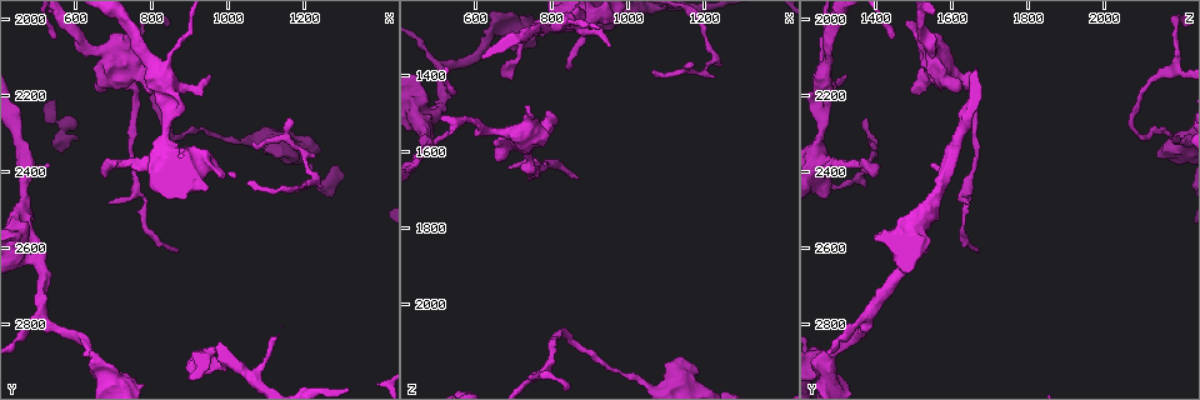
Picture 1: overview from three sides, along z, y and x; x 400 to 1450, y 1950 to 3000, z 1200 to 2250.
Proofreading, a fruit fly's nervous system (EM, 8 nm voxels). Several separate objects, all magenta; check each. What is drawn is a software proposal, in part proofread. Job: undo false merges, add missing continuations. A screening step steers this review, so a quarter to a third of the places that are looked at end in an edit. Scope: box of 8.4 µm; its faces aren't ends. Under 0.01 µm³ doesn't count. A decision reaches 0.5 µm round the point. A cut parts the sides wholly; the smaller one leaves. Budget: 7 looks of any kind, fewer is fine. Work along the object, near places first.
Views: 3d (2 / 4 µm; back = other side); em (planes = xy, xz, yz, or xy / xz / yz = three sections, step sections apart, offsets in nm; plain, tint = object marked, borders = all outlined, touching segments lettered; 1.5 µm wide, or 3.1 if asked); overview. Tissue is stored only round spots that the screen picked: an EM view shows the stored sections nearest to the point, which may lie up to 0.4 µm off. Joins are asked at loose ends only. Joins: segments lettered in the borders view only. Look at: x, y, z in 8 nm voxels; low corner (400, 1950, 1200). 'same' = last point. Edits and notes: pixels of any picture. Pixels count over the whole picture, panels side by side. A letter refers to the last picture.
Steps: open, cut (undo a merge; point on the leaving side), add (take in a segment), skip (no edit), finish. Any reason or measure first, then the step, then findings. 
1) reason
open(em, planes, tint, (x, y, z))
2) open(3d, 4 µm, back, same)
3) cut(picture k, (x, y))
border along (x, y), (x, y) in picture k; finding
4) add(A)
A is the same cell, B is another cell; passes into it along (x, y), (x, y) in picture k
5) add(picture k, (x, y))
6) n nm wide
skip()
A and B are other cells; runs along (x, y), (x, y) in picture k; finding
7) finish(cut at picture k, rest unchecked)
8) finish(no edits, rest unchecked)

calibre changes
open(3d, 2 µm, (760, 2375, 1275))

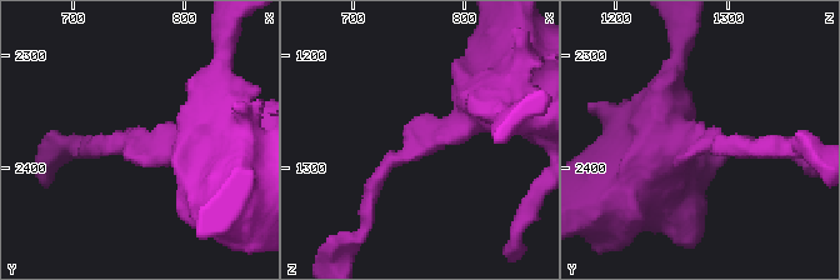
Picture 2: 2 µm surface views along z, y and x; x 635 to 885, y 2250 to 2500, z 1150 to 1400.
open(em, planes, borders, (760, 2380, 1274))

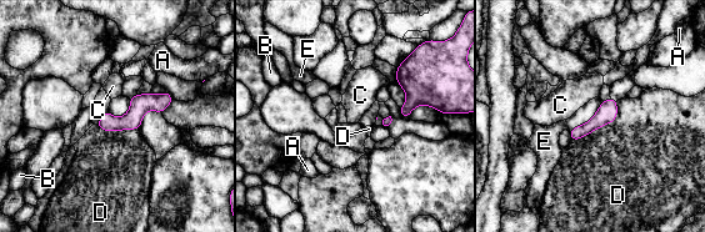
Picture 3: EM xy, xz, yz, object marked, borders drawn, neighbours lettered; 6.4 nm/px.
skip()
A, B, C, D and E are other cells; runs along (169, 99), (101, 125) in picture 3; all the same neuron

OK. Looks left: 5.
calibre changes
open(em, xz, step 4, tint, (635, 2090, 1540))

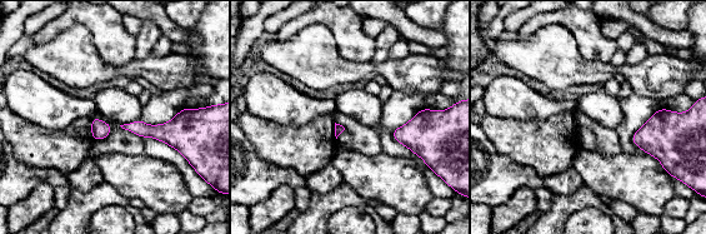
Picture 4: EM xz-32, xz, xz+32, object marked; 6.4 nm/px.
open(em, planes, tint, same)

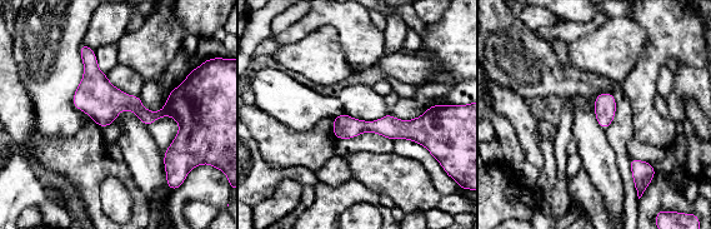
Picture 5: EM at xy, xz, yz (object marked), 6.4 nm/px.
what lies round it
open(em, planes, borders, same)

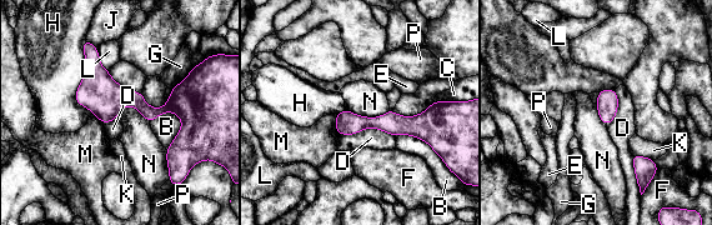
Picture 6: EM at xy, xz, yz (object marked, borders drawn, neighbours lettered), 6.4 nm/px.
skip()
B, C, D, E, F, G, H, J, K, L, M, N and P are other cells; runs along (86, 49), (120, 98), (195, 121) in picture 6; all the same neuron

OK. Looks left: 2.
a fork
open(em, planes, tint, (775, 2140, 2175))

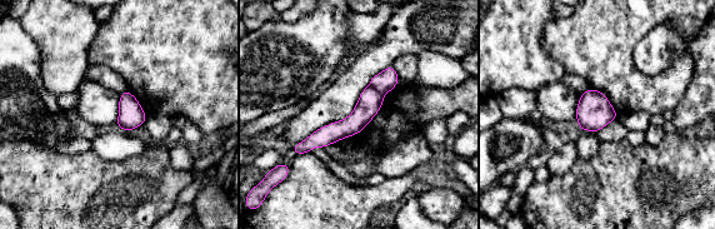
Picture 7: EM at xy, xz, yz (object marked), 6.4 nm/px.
see the neighbours
open(em, planes, borders, same)

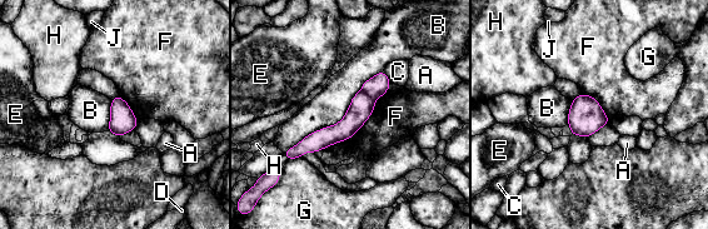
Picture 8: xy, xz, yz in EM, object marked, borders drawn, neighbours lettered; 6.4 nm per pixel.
160 nm wide; B touches over 850 nm
cut(picture 8, (362, 105))
A, B, C, D, E, F, G, H and J are other cells; two neurons meet here

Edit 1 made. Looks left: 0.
finish(cut at picture 8, rest unchecked)

